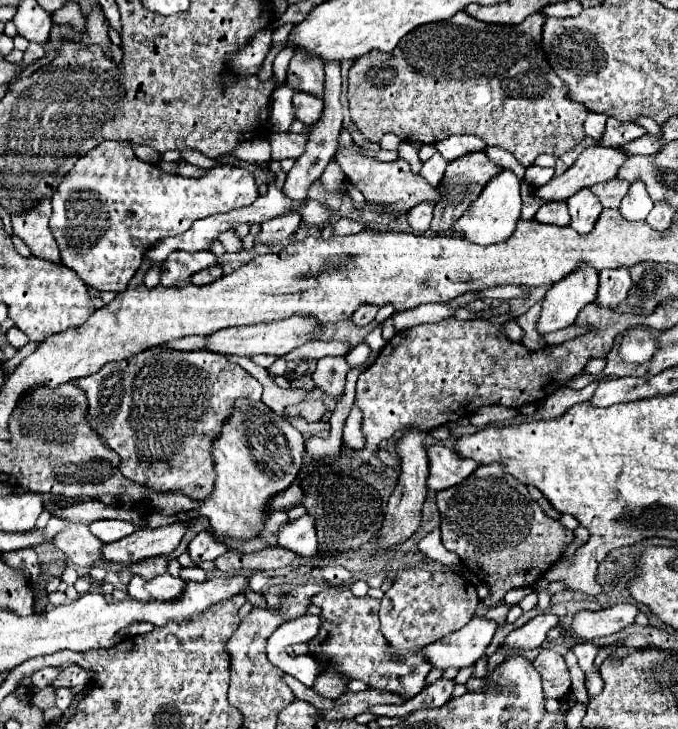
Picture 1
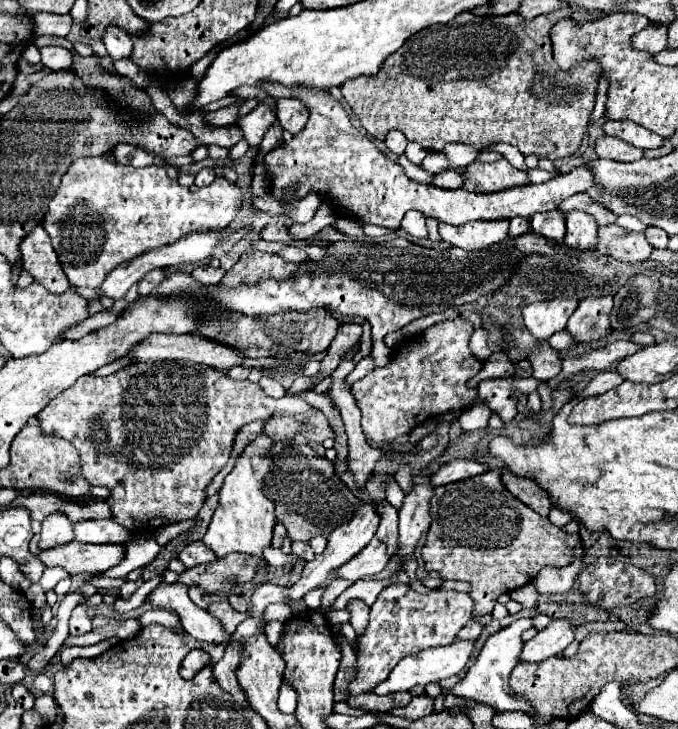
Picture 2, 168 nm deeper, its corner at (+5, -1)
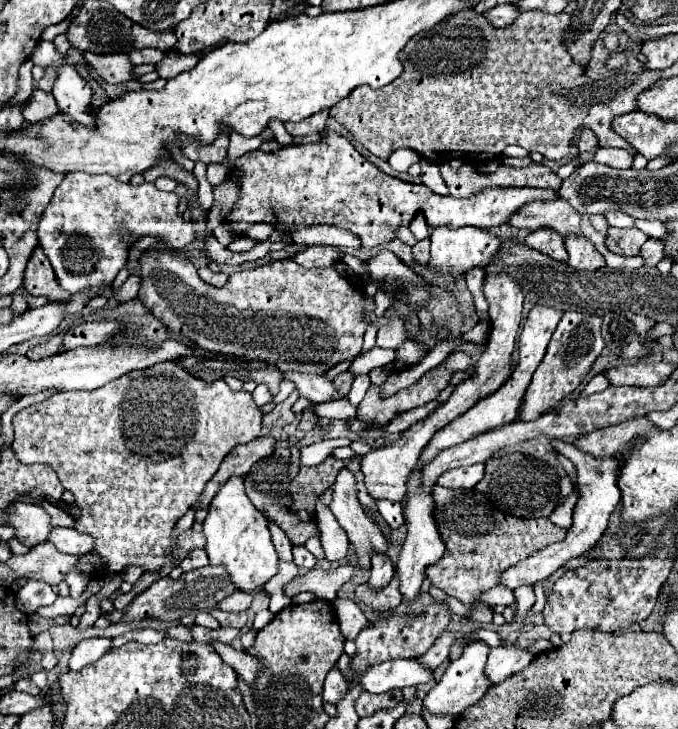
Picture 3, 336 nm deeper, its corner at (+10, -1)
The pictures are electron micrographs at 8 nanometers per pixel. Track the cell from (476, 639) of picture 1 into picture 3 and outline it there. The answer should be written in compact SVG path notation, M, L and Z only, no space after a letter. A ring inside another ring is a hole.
M416 658L408 660L388 660L382 664L376 664L366 670L360 684L370 694L384 694L394 688L406 688L406 686L420 686L432 680L432 670L424 668Z

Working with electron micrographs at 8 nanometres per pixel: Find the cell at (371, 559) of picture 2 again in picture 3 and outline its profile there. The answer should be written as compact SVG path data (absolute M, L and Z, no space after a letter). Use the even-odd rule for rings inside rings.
M344 562L344 564L338 564L338 568L330 568L330 570L322 570L322 568L312 568L308 570L304 576L298 576L294 578L286 588L284 592L292 598L300 592L314 592L316 598L322 598L322 600L328 600L332 602L336 596L338 596L338 590L348 582L352 580L352 576L356 574L356 564L350 564L350 562Z

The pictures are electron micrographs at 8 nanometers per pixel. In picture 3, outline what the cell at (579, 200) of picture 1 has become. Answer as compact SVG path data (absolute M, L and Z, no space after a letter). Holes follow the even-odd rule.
M566 236L564 246L568 250L568 264L576 270L598 270L604 264L602 254L594 248L590 240L584 240L584 236Z

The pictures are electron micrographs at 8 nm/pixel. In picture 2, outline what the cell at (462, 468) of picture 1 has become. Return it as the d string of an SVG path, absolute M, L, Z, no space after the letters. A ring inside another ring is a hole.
M451 460L449 464L441 466L433 474L433 484L443 486L443 484L459 482L459 480L465 480L465 478L479 476L485 470L489 470L489 466L487 464L481 464L481 462L475 462L475 460Z

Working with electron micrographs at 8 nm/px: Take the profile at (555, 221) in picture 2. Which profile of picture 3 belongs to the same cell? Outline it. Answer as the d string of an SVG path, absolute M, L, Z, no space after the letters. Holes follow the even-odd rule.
M540 228L536 232L530 232L524 240L530 248L536 248L556 260L562 260L566 262L568 260L568 252L564 248L564 238L562 236L556 236L556 232L548 230L548 228Z

